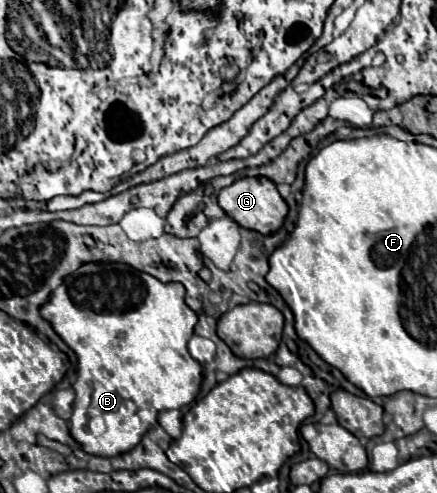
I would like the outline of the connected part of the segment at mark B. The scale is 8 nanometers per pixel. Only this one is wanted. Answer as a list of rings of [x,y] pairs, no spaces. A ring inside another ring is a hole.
[[[84,263],[80,265],[74,273],[66,275],[62,285],[56,287],[52,293],[50,293],[50,299],[40,305],[40,315],[52,325],[52,329],[64,339],[64,343],[76,353],[78,357],[78,379],[76,383],[72,385],[74,389],[74,405],[72,405],[72,417],[70,417],[70,435],[72,439],[82,447],[82,451],[90,453],[90,455],[98,455],[98,457],[116,457],[116,455],[122,455],[130,449],[134,449],[142,435],[150,429],[150,425],[156,423],[156,417],[160,411],[166,411],[166,409],[180,409],[184,405],[190,405],[196,395],[198,395],[198,389],[200,389],[200,381],[202,381],[202,365],[190,357],[188,353],[188,339],[192,337],[194,333],[194,325],[198,321],[196,313],[184,303],[184,285],[180,283],[162,283],[158,281],[156,277],[148,275],[148,273],[142,273],[142,271],[136,271],[128,265],[116,265],[116,263]]]

